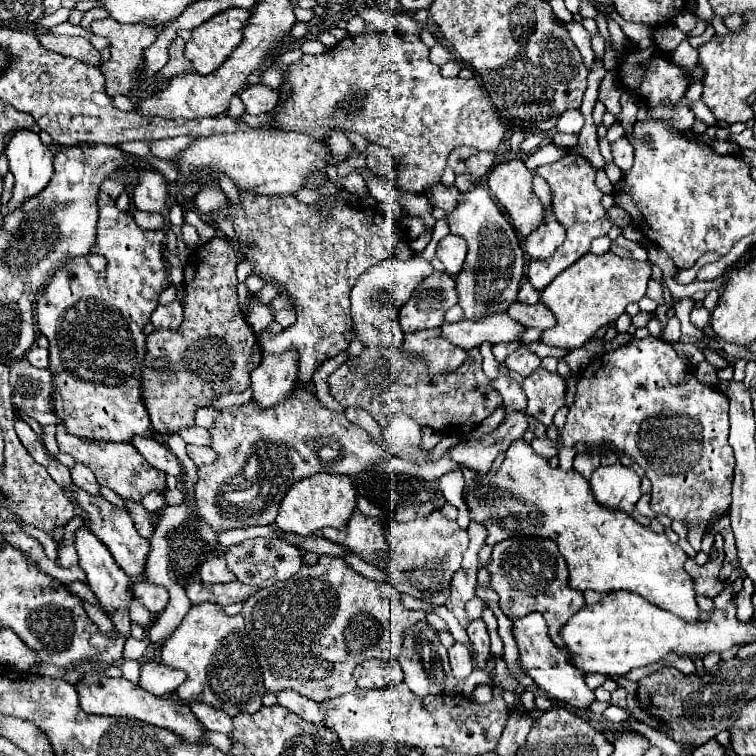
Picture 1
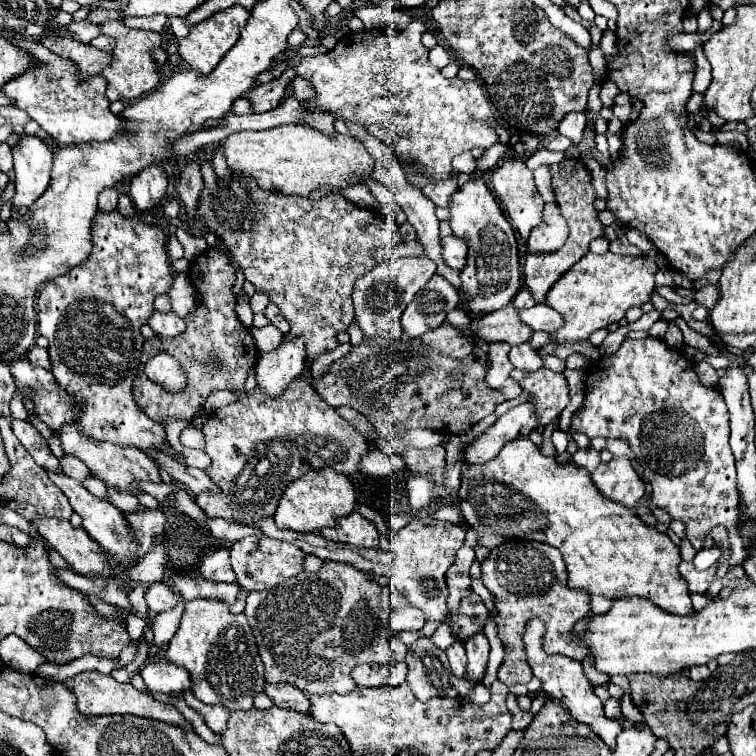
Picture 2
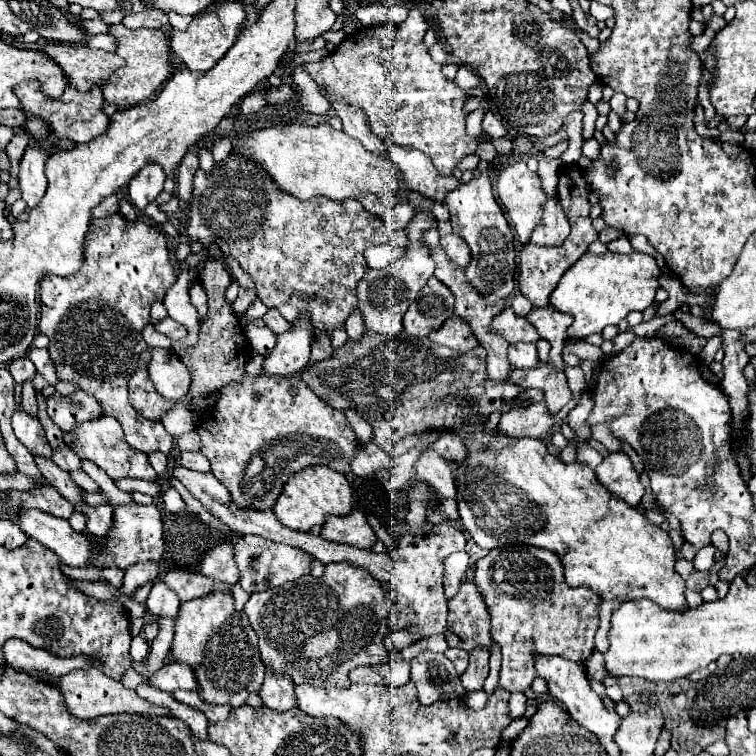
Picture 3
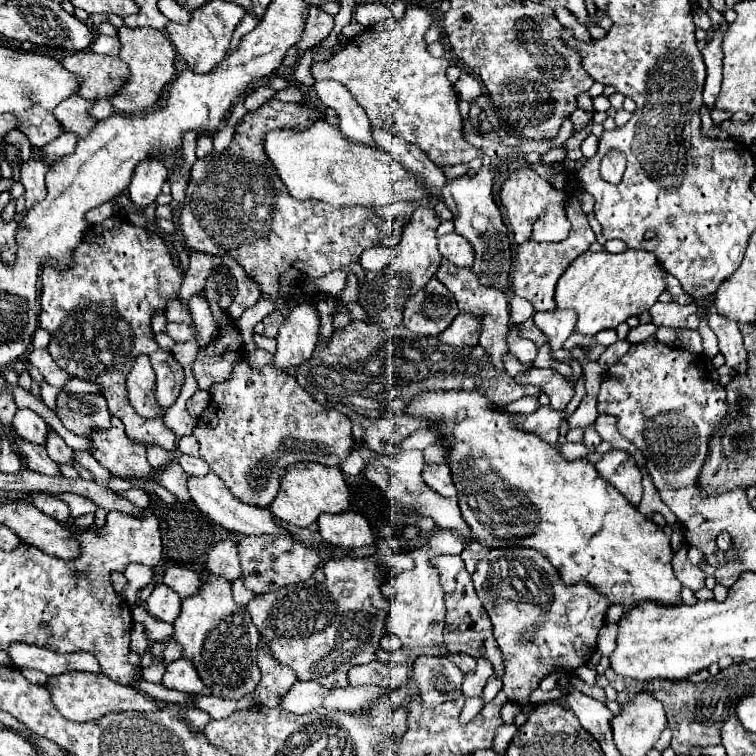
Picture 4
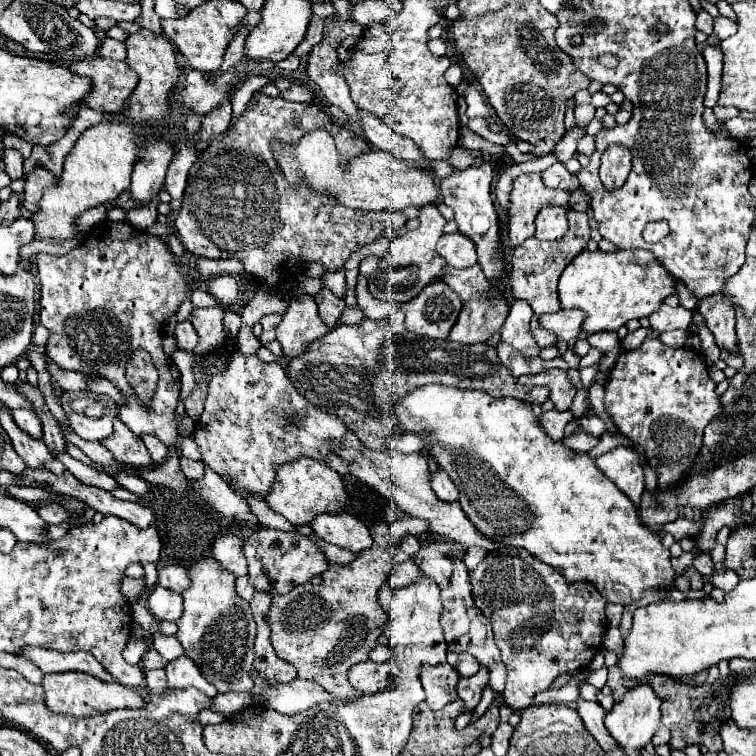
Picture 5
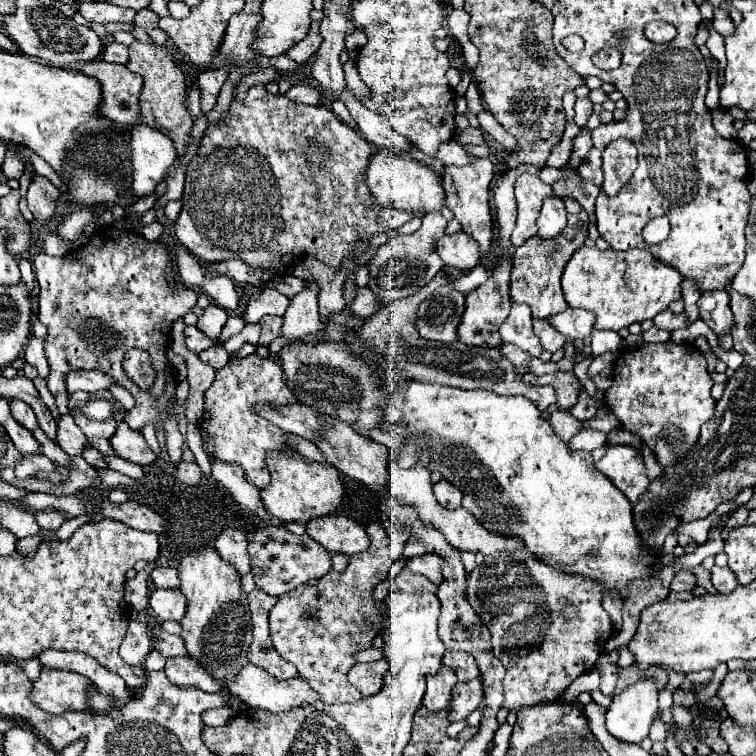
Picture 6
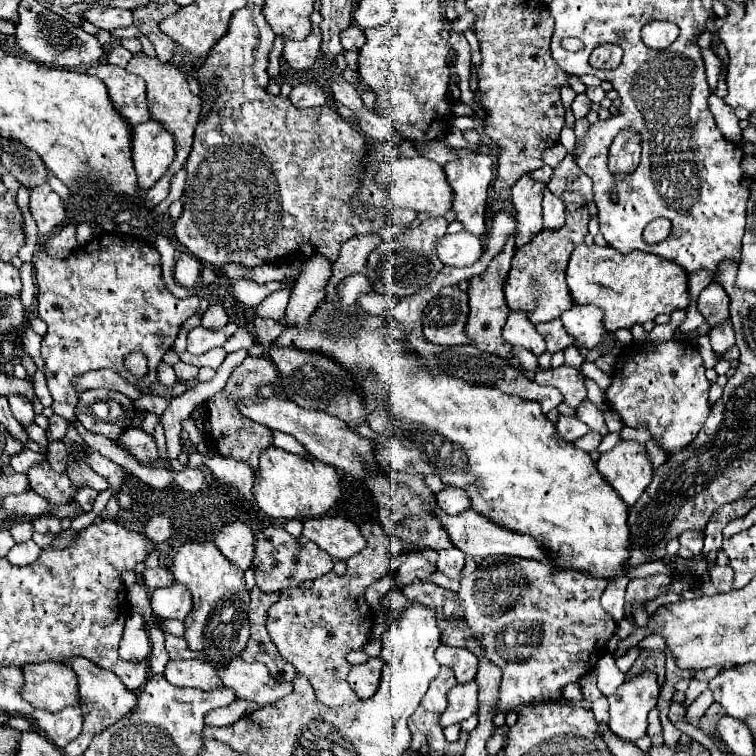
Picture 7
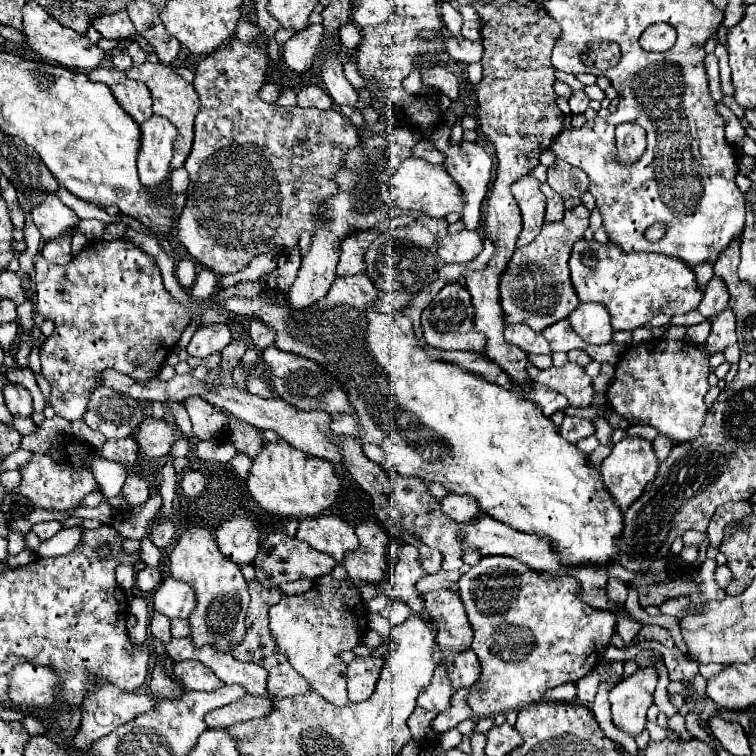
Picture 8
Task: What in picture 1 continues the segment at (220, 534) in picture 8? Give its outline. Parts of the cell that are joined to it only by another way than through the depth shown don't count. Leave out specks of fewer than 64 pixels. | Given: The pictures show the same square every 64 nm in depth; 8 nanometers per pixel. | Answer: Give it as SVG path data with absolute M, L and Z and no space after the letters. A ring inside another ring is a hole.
M212 558L206 564L202 564L200 578L204 584L222 584L222 582L236 580L236 576L228 570L224 558Z

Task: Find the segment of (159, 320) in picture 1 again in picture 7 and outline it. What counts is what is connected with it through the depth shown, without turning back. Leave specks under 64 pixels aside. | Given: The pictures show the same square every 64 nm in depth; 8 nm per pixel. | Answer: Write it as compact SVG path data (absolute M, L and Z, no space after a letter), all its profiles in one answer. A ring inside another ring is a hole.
M228 322L224 328L220 330L206 330L202 326L198 328L192 328L188 332L188 352L190 354L204 354L208 352L210 348L216 348L216 346L224 346L224 342L238 330L238 324L236 322Z

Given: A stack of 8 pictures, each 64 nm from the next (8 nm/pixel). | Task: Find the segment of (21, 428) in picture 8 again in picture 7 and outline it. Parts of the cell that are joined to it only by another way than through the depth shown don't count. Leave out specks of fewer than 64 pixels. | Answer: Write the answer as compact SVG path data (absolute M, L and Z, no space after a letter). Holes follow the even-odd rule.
M36 424L34 426L28 426L26 432L28 432L30 440L34 440L40 446L44 446L44 452L48 452L48 436L46 436L46 432L40 426L36 426Z

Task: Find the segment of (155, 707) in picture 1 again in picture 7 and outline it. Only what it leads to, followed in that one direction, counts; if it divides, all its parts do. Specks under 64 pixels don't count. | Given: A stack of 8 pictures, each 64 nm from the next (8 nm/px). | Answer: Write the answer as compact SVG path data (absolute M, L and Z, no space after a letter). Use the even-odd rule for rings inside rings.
M40 662L22 666L26 674L26 686L22 688L22 696L38 710L58 712L68 706L80 706L78 694L78 678L56 662Z

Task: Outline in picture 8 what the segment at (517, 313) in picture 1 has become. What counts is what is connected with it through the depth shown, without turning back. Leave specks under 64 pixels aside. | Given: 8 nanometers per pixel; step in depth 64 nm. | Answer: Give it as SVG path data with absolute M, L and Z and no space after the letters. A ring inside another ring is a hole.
M578 304L578 308L566 318L572 330L588 344L606 344L612 340L610 316L604 306L598 304Z

